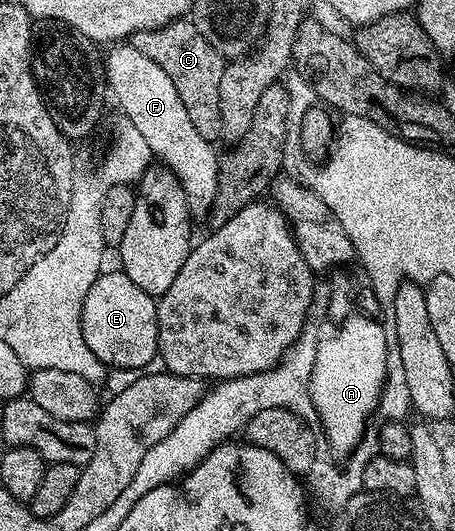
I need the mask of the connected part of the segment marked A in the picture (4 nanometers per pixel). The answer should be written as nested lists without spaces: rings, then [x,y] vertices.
[[[356,314],[346,316],[339,326],[341,327],[332,336],[321,341],[319,339],[315,343],[315,360],[308,390],[311,392],[311,399],[314,400],[319,425],[322,424],[324,428],[327,445],[338,450],[347,450],[356,448],[363,441],[361,438],[366,422],[370,414],[372,416],[377,409],[390,371],[390,336],[389,333],[387,336],[376,321]]]

